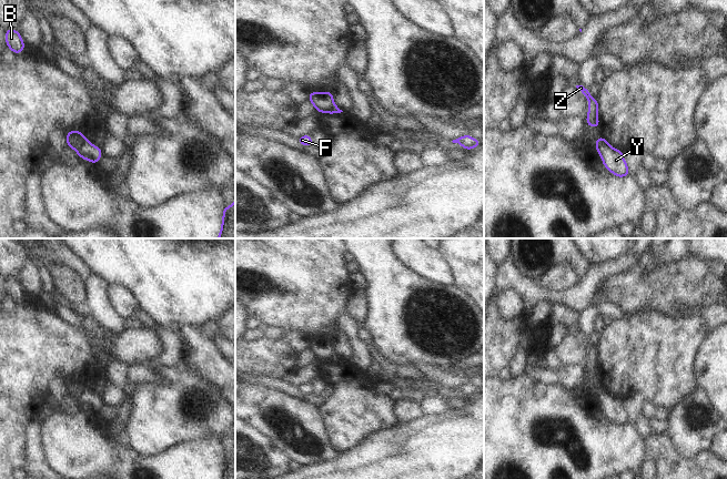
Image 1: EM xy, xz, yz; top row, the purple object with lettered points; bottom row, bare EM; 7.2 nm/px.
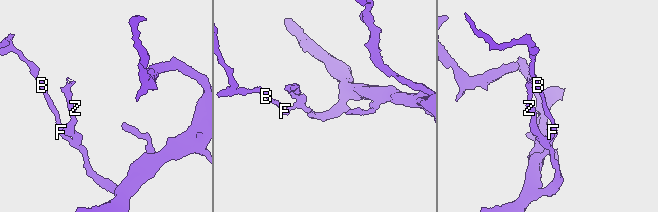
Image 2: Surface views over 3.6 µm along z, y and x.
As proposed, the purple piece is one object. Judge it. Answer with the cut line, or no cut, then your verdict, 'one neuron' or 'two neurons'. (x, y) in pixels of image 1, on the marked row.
xy (86, 139), (77, 151) | two neurons

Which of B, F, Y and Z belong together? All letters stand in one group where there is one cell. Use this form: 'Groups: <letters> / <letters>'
Groups: B F Y / Z

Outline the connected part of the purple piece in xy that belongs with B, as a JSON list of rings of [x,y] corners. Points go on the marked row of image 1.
[[[8,29],[6,31],[6,43],[13,53],[21,53],[24,50],[24,43],[17,30]]]

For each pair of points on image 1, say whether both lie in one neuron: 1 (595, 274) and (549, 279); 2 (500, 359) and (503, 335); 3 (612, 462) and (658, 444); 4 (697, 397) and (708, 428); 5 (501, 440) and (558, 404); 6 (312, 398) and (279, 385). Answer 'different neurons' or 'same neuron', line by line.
1: different neurons
2: same neuron
3: different neurons
4: same neuron
5: same neuron
6: same neuron

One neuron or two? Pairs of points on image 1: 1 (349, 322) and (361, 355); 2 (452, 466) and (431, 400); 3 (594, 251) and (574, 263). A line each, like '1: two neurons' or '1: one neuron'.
1: one neuron
2: two neurons
3: two neurons

